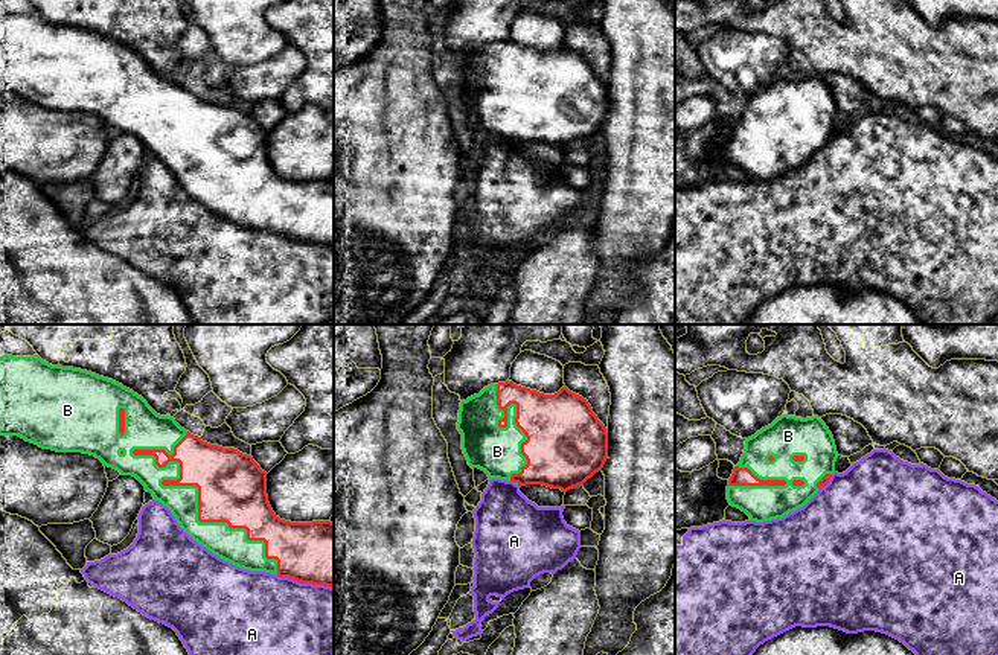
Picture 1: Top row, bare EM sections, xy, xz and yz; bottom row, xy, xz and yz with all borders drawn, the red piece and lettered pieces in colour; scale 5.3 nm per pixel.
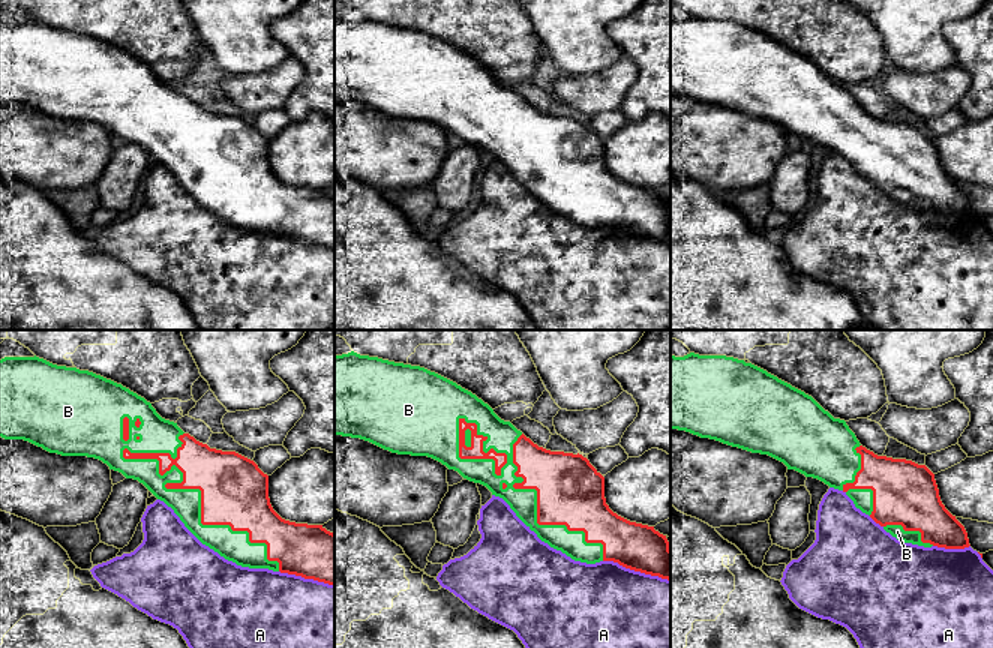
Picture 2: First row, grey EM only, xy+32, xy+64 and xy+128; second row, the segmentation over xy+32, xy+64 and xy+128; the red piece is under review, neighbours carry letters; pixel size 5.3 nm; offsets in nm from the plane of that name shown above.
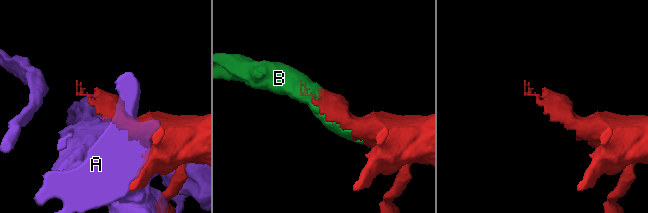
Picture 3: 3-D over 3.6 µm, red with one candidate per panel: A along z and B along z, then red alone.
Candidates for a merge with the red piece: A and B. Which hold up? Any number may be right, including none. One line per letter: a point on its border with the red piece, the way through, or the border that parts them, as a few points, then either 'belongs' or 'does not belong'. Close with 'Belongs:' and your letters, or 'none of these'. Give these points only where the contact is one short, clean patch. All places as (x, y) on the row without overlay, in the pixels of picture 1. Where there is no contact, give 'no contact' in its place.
A: xy (305, 241) | does not belong
B: xy (198, 157) | belongs
Belongs: B

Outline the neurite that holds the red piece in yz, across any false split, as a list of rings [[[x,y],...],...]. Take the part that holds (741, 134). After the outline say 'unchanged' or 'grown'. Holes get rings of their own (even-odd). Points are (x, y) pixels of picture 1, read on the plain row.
[[[782,73],[745,99],[741,120],[728,139],[727,158],[730,165],[745,171],[750,180],[783,177],[803,166],[829,142],[836,117],[833,94],[818,75],[801,78]]] | grown

